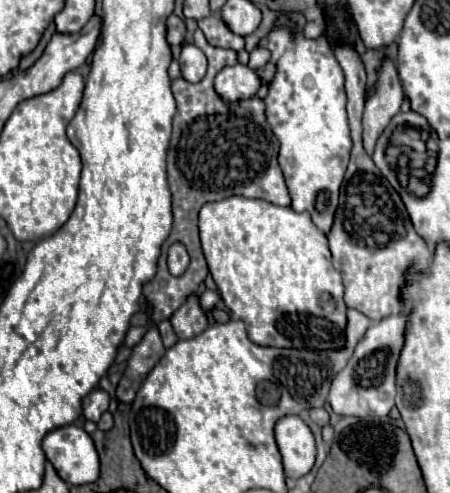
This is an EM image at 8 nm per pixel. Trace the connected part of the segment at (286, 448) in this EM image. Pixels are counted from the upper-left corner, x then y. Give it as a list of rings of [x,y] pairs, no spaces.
[[[288,415],[276,423],[274,433],[278,449],[282,453],[286,477],[304,477],[312,469],[316,459],[316,445],[308,425],[300,417]]]

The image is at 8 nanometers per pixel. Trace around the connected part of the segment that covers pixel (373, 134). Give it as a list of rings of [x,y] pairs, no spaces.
[[[384,59],[378,71],[376,91],[366,101],[362,125],[364,125],[364,149],[372,155],[374,145],[382,129],[390,123],[390,119],[400,111],[404,101],[402,85],[398,79],[398,71],[392,59]]]

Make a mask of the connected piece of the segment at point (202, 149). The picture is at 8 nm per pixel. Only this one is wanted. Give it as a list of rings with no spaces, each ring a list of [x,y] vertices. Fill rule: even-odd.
[[[200,29],[194,31],[194,43],[208,57],[208,73],[200,83],[190,83],[182,77],[172,81],[172,93],[176,97],[178,111],[174,115],[174,129],[168,149],[168,183],[172,191],[172,213],[174,227],[170,237],[162,245],[162,255],[158,259],[158,271],[152,281],[144,285],[144,297],[152,307],[154,323],[168,319],[192,293],[198,291],[208,275],[208,265],[204,261],[198,237],[198,211],[208,201],[220,201],[232,195],[264,199],[274,205],[288,207],[290,191],[286,187],[282,169],[278,165],[278,139],[266,123],[266,103],[258,99],[258,111],[234,111],[238,103],[222,99],[214,91],[214,77],[226,65],[238,63],[238,53],[232,49],[214,47],[206,41]],[[172,243],[184,243],[190,253],[190,267],[184,275],[174,277],[166,267],[166,251]]]

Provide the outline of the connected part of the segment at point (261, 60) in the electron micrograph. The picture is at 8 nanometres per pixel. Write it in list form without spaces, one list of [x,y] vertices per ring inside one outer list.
[[[258,45],[258,47],[250,53],[250,63],[248,63],[248,67],[252,67],[252,69],[260,69],[260,67],[266,65],[268,61],[270,61],[270,51],[266,51],[266,47]]]

